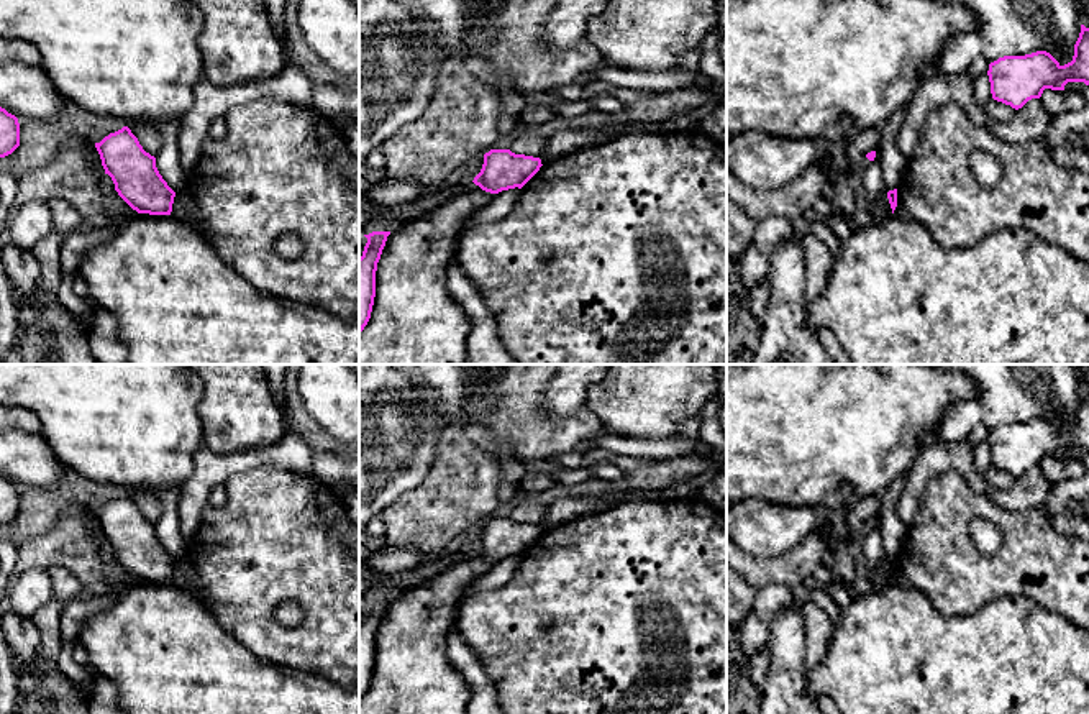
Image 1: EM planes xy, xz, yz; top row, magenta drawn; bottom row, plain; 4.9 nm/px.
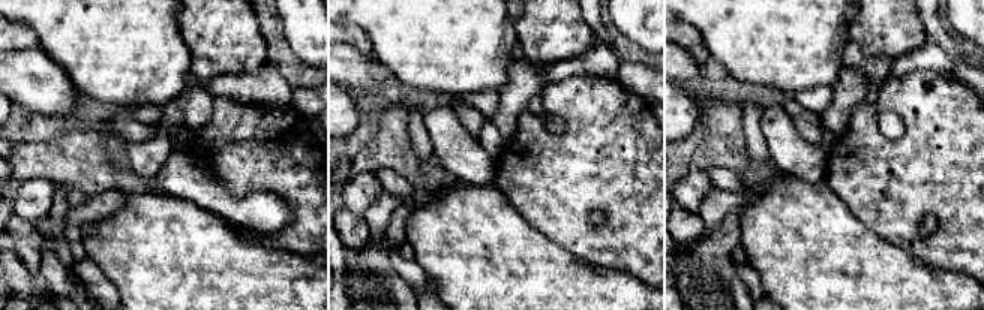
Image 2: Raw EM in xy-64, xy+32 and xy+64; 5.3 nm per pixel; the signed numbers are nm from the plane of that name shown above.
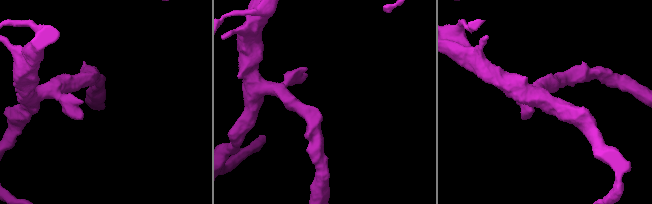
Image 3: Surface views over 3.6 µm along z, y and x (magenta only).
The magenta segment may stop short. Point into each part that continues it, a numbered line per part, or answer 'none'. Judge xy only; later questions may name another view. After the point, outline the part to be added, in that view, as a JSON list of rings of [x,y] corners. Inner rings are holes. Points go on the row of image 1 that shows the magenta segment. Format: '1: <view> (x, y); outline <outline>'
none

